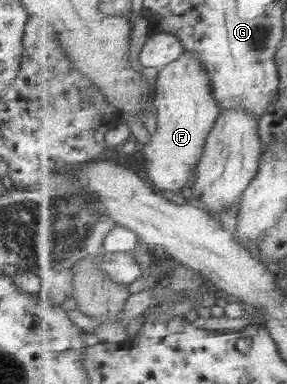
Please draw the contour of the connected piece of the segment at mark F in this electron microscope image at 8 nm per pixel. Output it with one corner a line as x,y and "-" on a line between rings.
189,50
179,60
174,61
165,69
158,70
160,76
157,82
157,94
155,106
158,109
158,131
153,135
153,140
143,149
143,155
147,160
147,173
150,182
155,189
172,195
174,193
186,192
193,177
193,169
197,165
196,172
199,172
199,163
205,155
205,147
208,139
216,128
217,122
222,114
219,99
213,95
213,81
209,70
203,65
203,60

